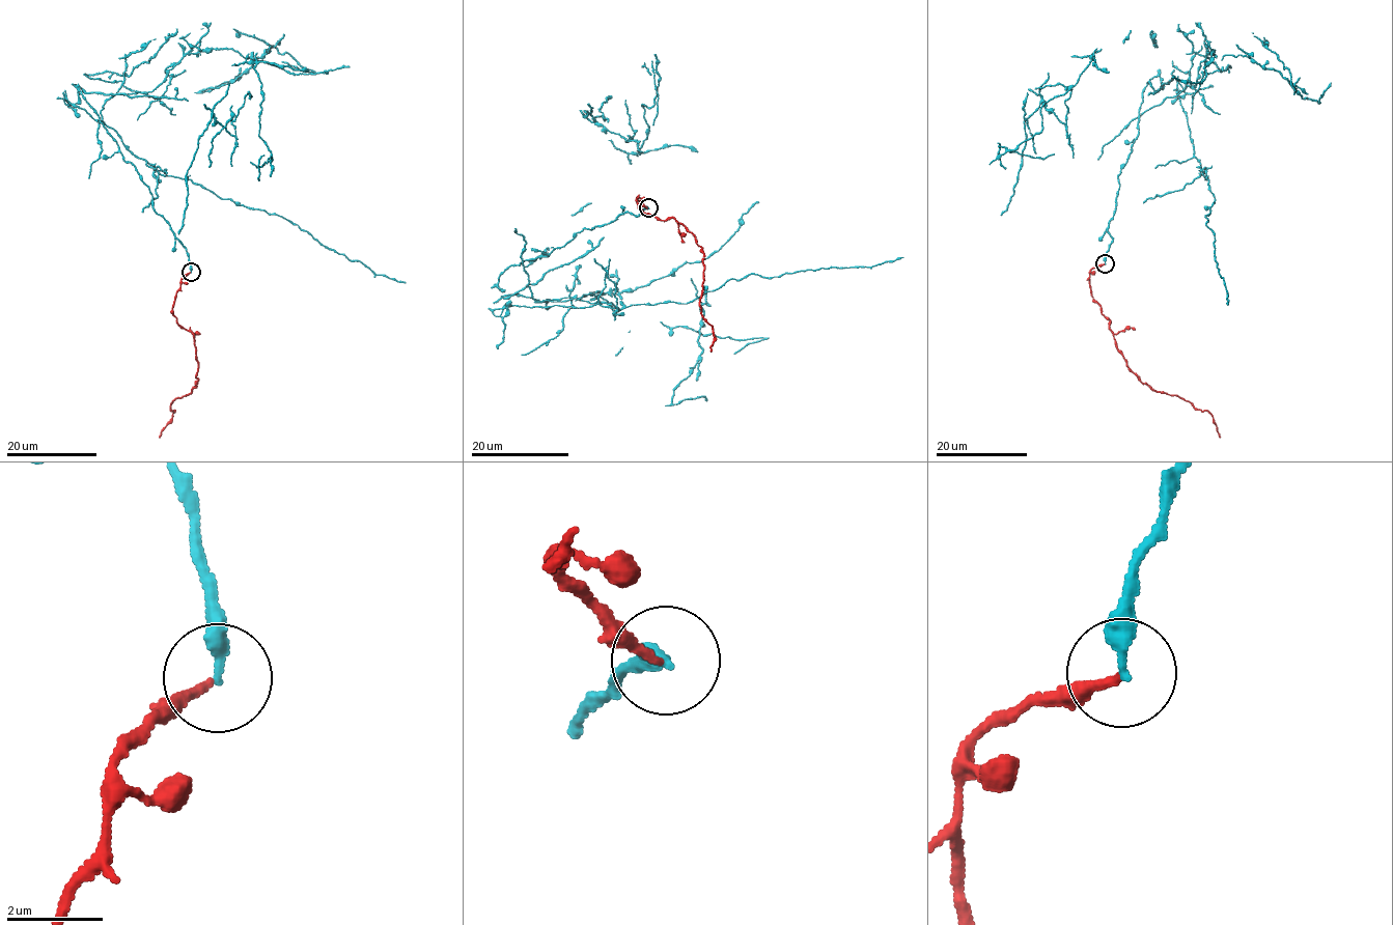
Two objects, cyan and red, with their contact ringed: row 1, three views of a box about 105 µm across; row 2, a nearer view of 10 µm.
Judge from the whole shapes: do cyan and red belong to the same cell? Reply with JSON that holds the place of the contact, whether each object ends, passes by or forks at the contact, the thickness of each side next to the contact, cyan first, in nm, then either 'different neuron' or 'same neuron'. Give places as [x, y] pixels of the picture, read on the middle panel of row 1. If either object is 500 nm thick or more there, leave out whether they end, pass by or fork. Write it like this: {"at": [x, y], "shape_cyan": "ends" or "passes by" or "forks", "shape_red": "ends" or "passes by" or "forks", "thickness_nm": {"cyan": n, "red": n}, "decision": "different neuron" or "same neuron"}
{"at": [648, 207], "shape_cyan": "ends", "shape_red": "ends", "thickness_nm": {"cyan": 280, "red": 160}, "decision": "different neuron"}

